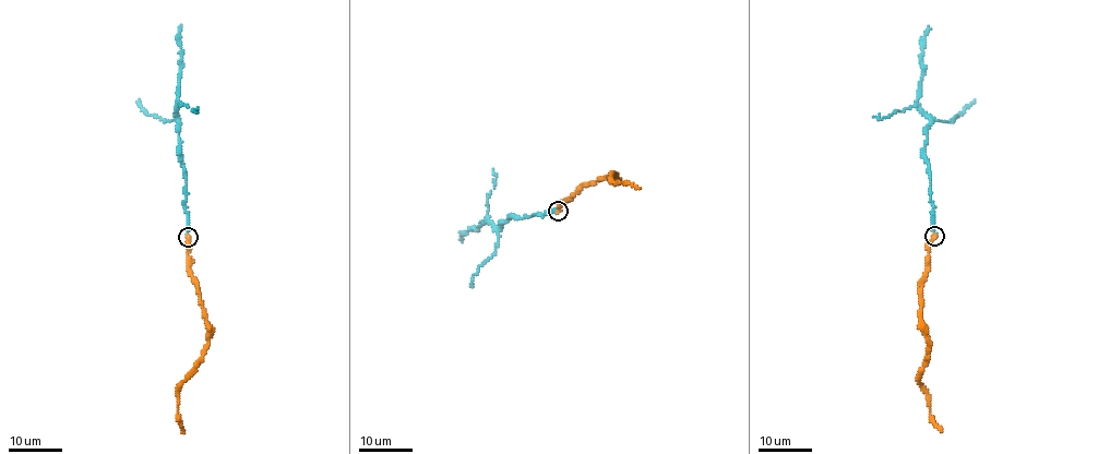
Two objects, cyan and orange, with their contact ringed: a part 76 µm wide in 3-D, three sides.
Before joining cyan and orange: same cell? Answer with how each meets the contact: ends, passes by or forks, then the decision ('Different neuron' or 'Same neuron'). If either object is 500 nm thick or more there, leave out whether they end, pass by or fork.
At the ring cyan ends. At the ring orange ends. Same neuron

